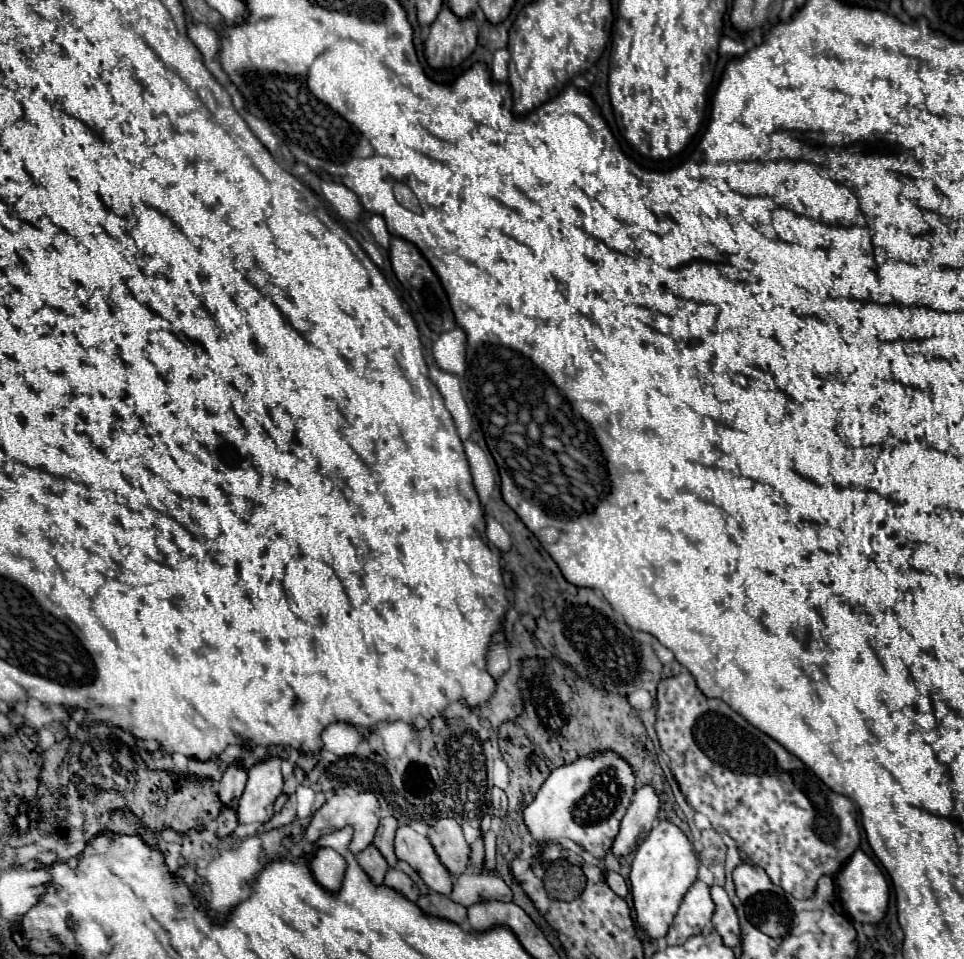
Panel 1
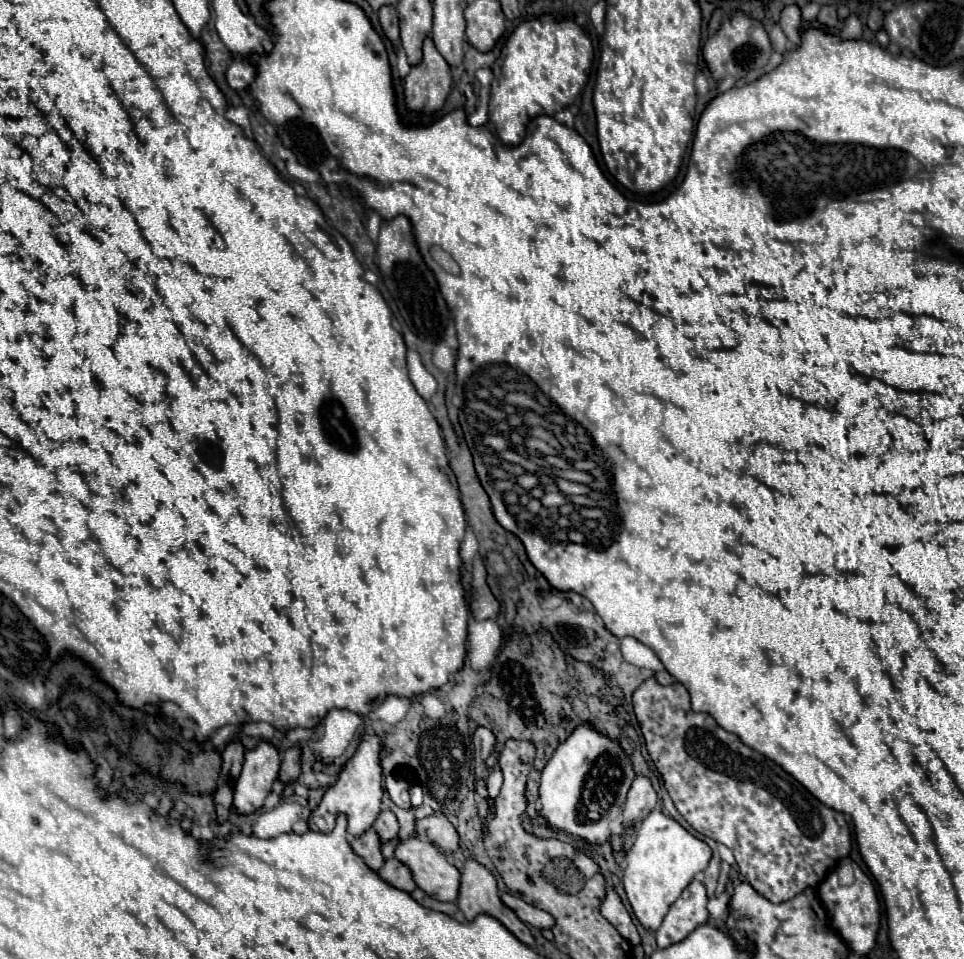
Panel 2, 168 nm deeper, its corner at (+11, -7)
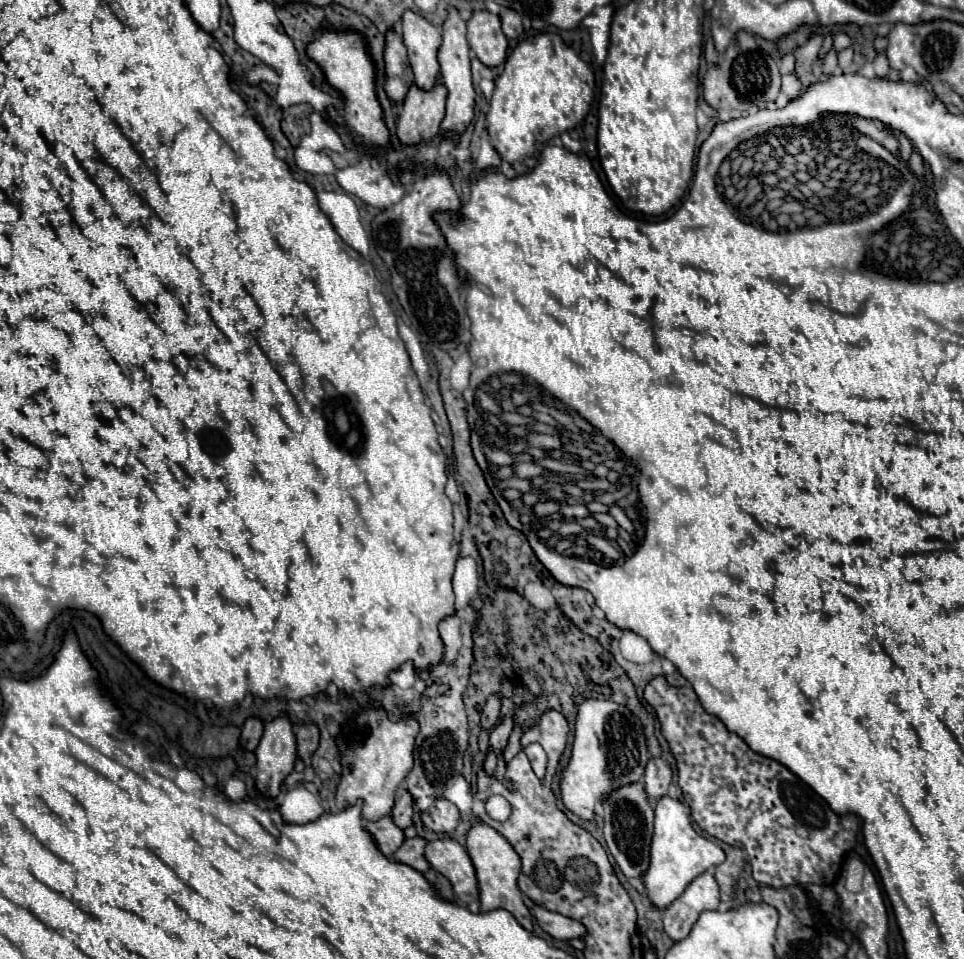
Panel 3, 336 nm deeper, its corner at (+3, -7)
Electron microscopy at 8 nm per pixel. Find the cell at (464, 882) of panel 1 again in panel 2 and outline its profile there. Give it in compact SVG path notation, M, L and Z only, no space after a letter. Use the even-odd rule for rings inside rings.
M501 894L501 898L503 898L503 902L505 902L513 912L517 912L517 916L519 916L523 922L527 922L527 924L531 924L531 926L535 926L535 928L539 928L539 930L551 930L551 928L553 928L555 918L553 918L551 914L539 910L539 908L533 906L533 904L527 904L525 900L521 900L519 896L513 896L513 894Z

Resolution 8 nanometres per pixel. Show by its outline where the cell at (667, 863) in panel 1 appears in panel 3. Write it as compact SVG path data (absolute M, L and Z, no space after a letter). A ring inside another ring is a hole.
M661 798L655 806L655 830L651 840L651 862L643 874L643 884L651 904L657 910L665 910L671 902L675 902L685 888L709 868L715 868L725 860L725 852L715 842L697 834L691 826L689 810L683 802L673 798Z

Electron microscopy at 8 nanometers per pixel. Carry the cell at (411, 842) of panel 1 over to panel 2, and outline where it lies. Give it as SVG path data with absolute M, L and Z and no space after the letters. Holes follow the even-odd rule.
M419 838L403 840L395 850L395 858L411 868L417 886L431 898L457 902L461 874L433 842Z

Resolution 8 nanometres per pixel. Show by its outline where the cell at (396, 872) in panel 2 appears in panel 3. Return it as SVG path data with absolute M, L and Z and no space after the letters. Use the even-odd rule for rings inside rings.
M423 838L405 840L401 844L401 848L393 854L393 860L401 862L401 864L407 864L407 866L415 868L417 872L425 874L429 870L429 862L423 856L423 848L425 848L425 840Z

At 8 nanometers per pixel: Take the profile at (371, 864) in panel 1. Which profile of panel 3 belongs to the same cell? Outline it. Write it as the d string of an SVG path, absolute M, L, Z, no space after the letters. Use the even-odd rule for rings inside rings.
M389 816L377 820L377 822L367 822L363 820L363 828L373 836L377 848L383 852L385 858L391 858L393 852L403 844L405 836L403 830L397 828L393 824L393 820L389 820Z

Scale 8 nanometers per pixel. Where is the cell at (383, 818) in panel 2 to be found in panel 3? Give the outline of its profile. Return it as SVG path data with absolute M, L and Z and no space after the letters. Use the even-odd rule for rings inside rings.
M403 790L403 792L399 794L399 798L395 800L395 806L393 806L393 810L391 810L391 818L393 818L393 822L395 822L401 830L405 830L407 826L413 824L413 822L411 822L411 816L413 816L413 800L411 800L411 794L409 794L407 790Z

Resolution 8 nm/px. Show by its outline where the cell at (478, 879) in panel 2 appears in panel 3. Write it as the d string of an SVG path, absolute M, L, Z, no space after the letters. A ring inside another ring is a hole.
M475 824L467 834L467 854L475 866L477 882L479 882L479 908L481 912L489 912L495 908L503 908L515 916L515 920L529 932L533 932L533 918L529 908L523 904L521 892L517 888L517 876L521 868L521 860L515 854L515 850L509 846L509 842L495 832L493 828L485 824Z

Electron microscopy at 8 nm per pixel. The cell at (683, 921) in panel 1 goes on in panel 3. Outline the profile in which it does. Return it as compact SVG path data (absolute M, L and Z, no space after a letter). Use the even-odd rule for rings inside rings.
M703 872L685 888L685 892L669 908L663 910L661 920L665 934L675 942L685 940L693 924L697 922L699 914L717 908L719 908L717 882L711 872Z

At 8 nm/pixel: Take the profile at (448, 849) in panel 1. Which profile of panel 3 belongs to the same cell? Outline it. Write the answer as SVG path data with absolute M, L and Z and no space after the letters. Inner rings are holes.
M437 798L435 804L421 814L421 820L425 828L437 834L453 834L459 824L459 810L449 800Z

